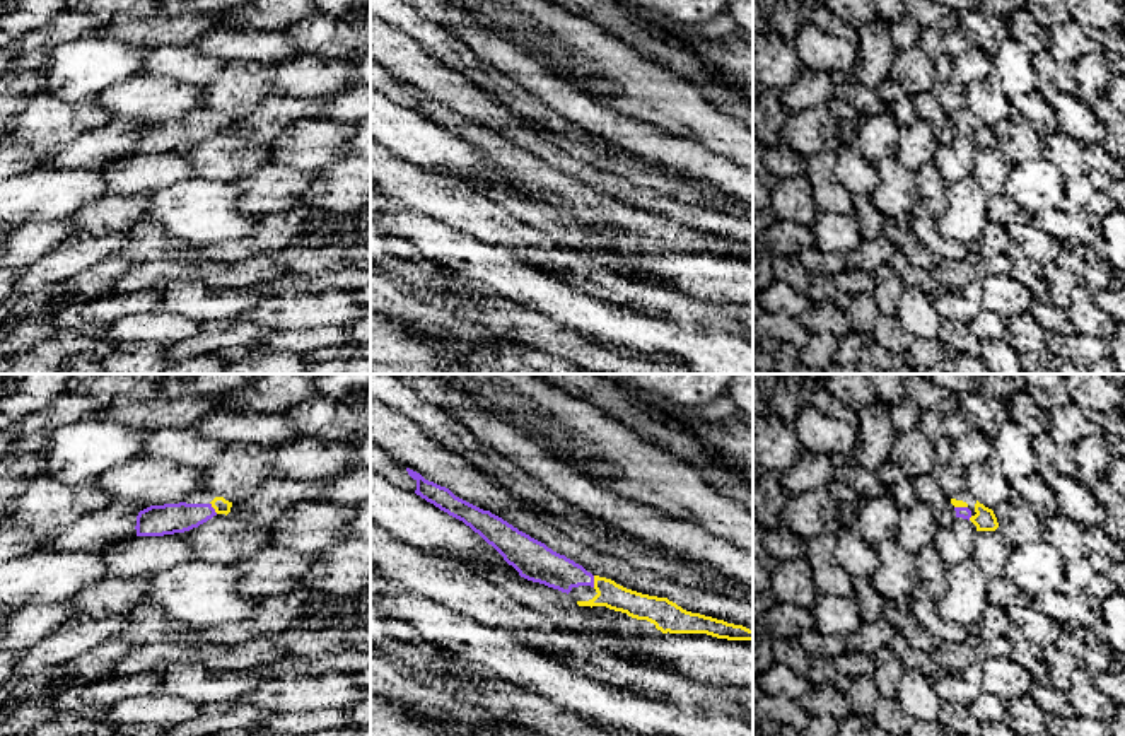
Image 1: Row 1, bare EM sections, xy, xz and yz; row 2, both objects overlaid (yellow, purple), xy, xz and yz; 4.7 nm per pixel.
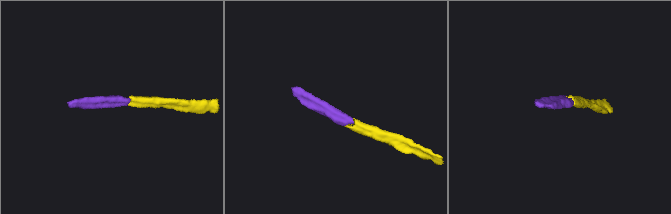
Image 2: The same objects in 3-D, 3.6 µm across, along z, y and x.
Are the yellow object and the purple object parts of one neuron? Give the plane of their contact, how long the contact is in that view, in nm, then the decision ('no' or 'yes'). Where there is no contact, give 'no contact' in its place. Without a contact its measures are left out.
xz | 60 nm | yes

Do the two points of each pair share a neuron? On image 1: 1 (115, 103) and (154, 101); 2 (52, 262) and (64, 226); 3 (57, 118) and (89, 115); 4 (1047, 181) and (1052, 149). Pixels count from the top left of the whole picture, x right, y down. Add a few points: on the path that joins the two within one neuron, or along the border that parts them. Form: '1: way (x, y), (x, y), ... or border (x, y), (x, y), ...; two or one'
1: way (125, 101), (144, 101); one
2: border (70, 238), (23, 268); two
3: way (65, 118), (81, 116); one
4: border (1042, 156), (1066, 180); two

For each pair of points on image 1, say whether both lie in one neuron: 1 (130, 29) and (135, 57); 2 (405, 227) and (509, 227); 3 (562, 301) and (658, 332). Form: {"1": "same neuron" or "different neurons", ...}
{"1": "different neurons", "2": "different neurons", "3": "same neuron"}

